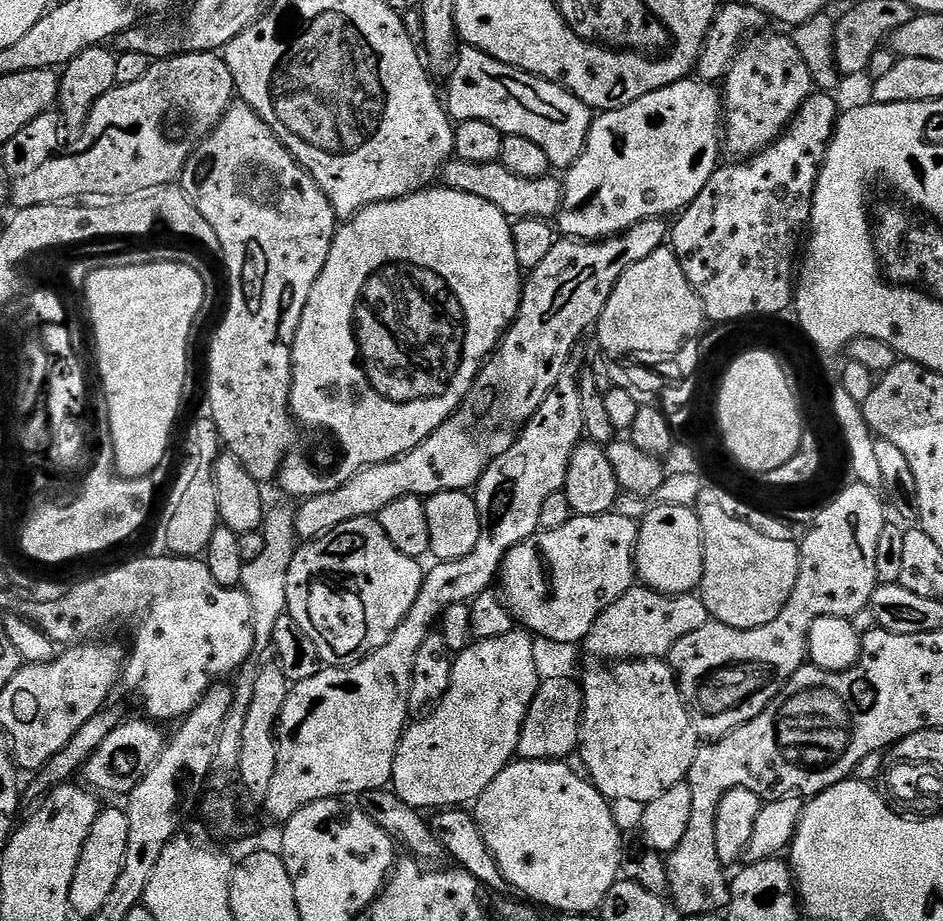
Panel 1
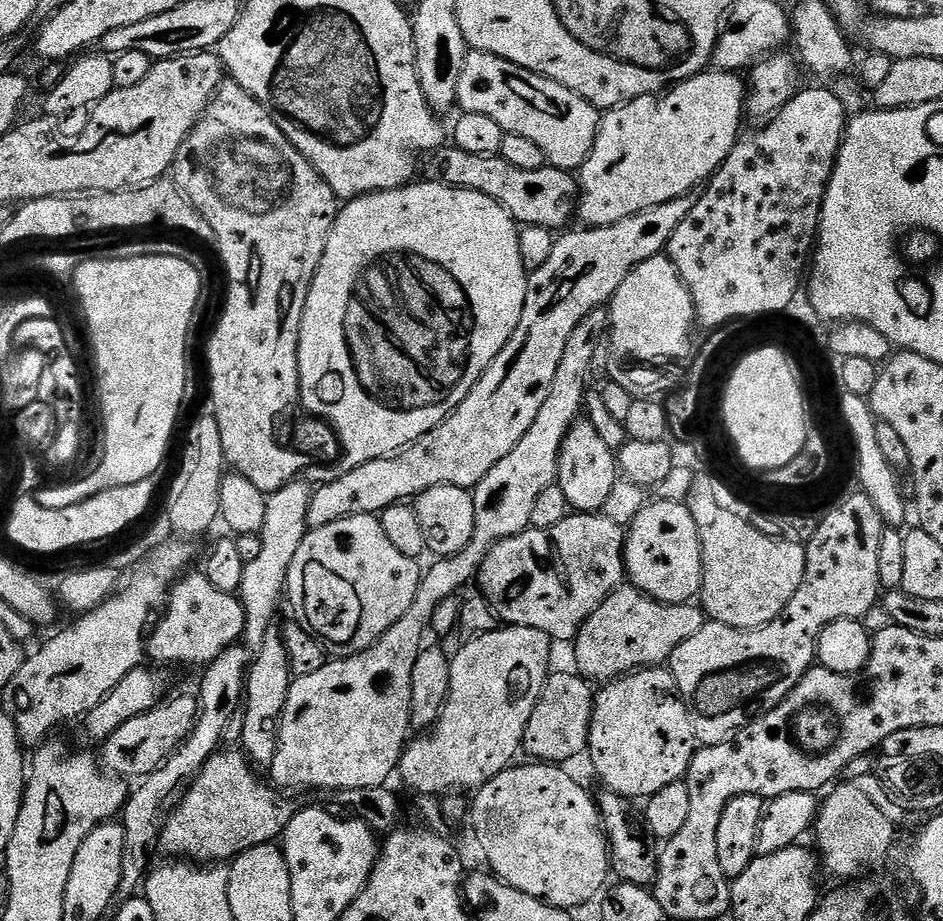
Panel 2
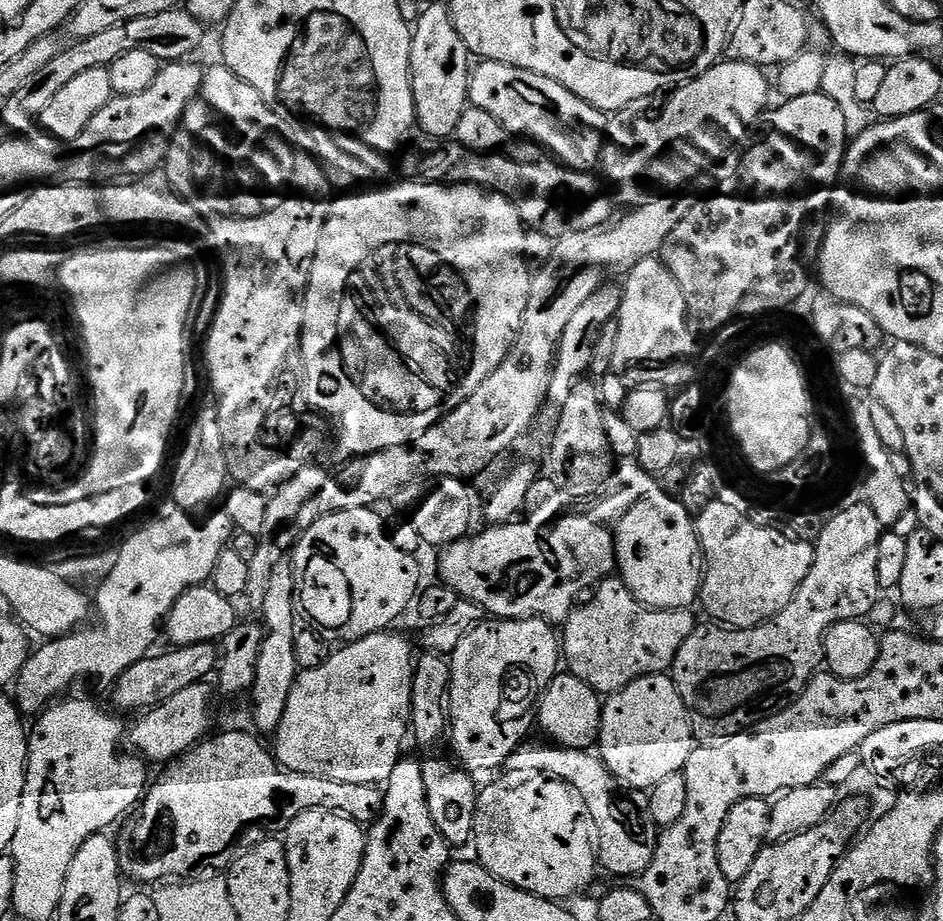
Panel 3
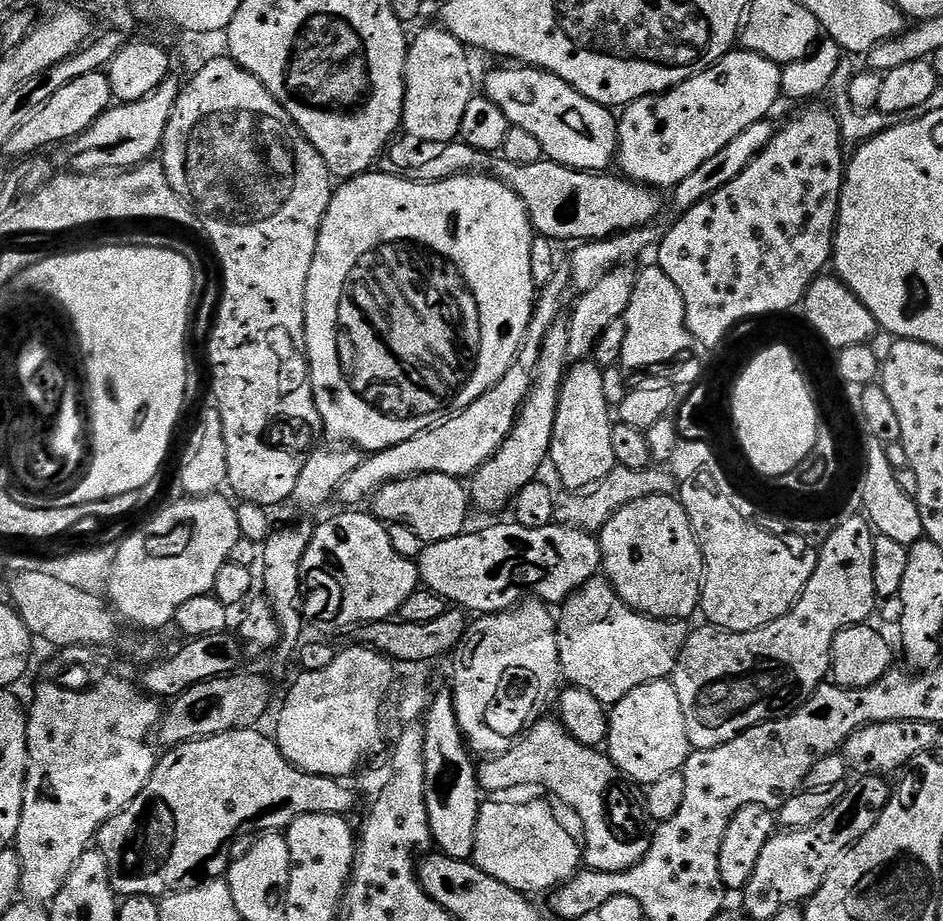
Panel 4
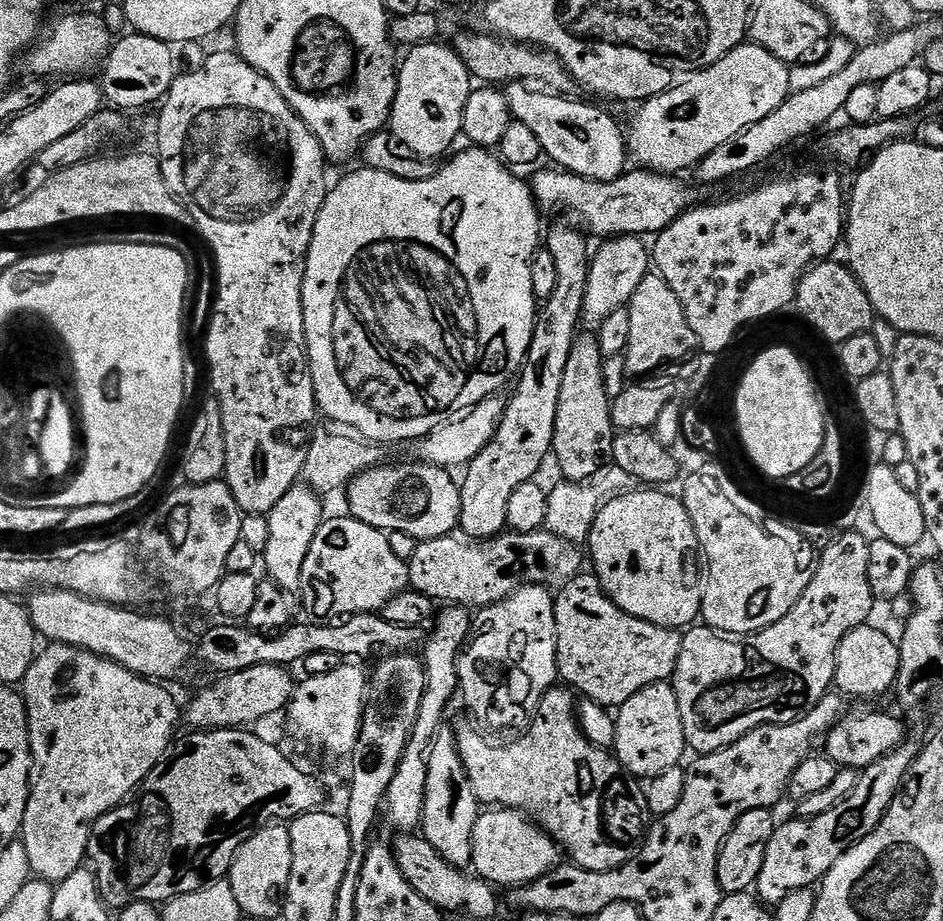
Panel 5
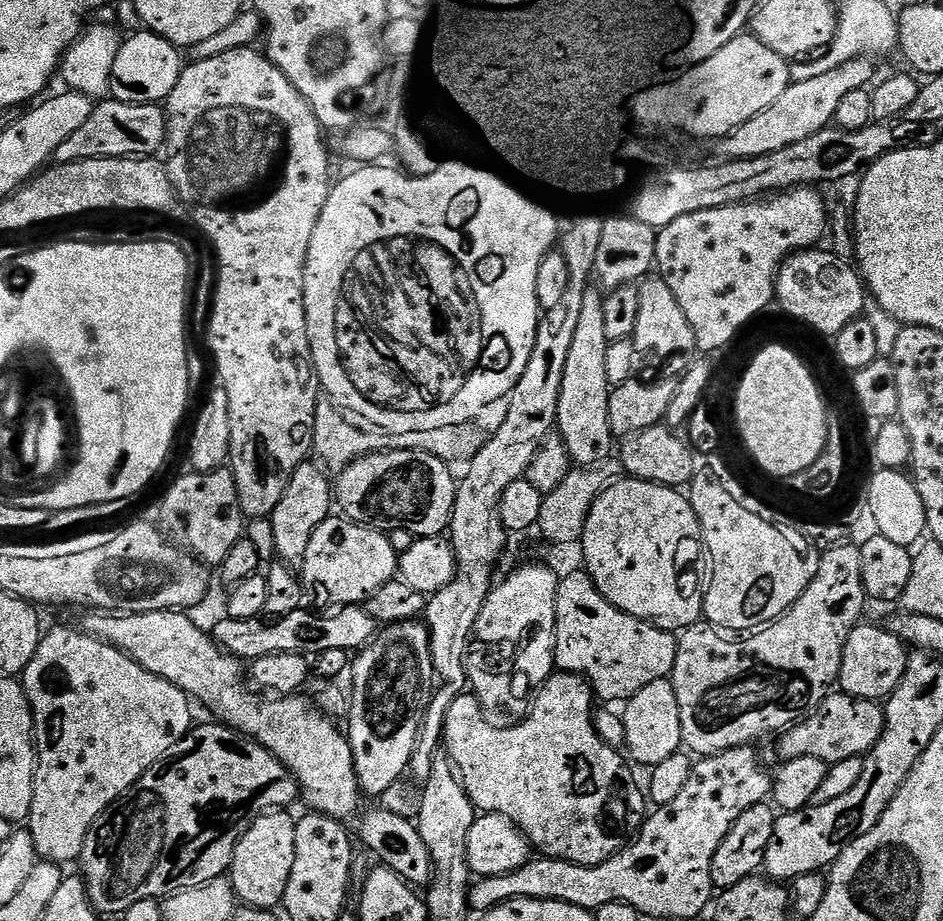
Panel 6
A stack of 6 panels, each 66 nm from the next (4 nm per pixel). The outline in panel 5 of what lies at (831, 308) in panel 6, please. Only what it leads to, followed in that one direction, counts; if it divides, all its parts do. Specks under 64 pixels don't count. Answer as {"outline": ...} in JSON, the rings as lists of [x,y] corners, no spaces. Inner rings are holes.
{"outline":[[[836,258],[821,260],[819,264],[813,265],[816,272],[812,272],[808,279],[804,282],[800,290],[800,304],[804,312],[807,313],[811,320],[815,320],[828,336],[832,336],[832,340],[843,338],[854,338],[860,332],[869,331],[873,327],[874,313],[872,311],[872,303],[866,294],[866,290],[858,282],[858,278],[852,273],[847,263],[836,261]]]}

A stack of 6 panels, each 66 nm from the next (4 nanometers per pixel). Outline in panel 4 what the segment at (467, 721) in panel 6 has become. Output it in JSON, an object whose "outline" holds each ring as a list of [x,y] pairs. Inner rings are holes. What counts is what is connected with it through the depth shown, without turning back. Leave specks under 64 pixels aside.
{"outline":[[[559,719],[538,720],[507,752],[493,755],[479,765],[481,789],[492,792],[488,794],[508,794],[511,788],[523,784],[541,784],[580,815],[584,823],[582,860],[591,871],[621,872],[642,862],[648,852],[650,828],[647,828],[641,793],[628,792],[629,781],[611,756],[575,740]]]}

